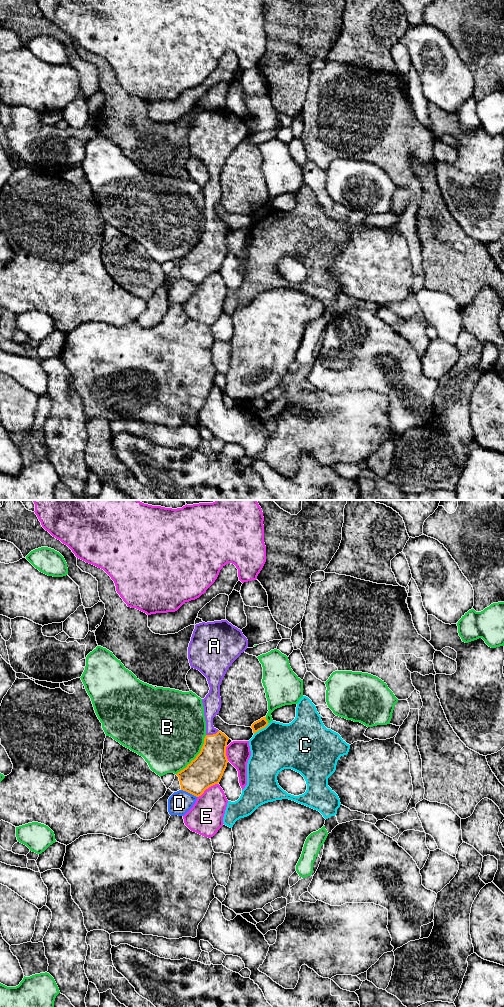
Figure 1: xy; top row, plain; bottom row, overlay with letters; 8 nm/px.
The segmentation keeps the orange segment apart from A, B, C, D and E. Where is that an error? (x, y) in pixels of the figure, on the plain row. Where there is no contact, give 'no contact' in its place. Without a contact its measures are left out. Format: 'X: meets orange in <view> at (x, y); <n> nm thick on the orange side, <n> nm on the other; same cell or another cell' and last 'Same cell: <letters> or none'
A: meets orange in xy at (213, 222); 260 nm thick on the orange side, 140 nm on the other; same cell
B: meets orange in xy at (196, 244); 260 nm thick on the orange side, 500 nm on the other; another cell
C: meets orange in xy at (261, 216); 80 nm thick on the orange side, 380 nm on the other; another cell
D: meets orange in xy at (189, 280); 260 nm thick on the orange side, 190 nm on the other; another cell
E: meets orange in xy at (207, 276); 260 nm thick on the orange side, 280 nm on the other; another cell
Same cell: A

